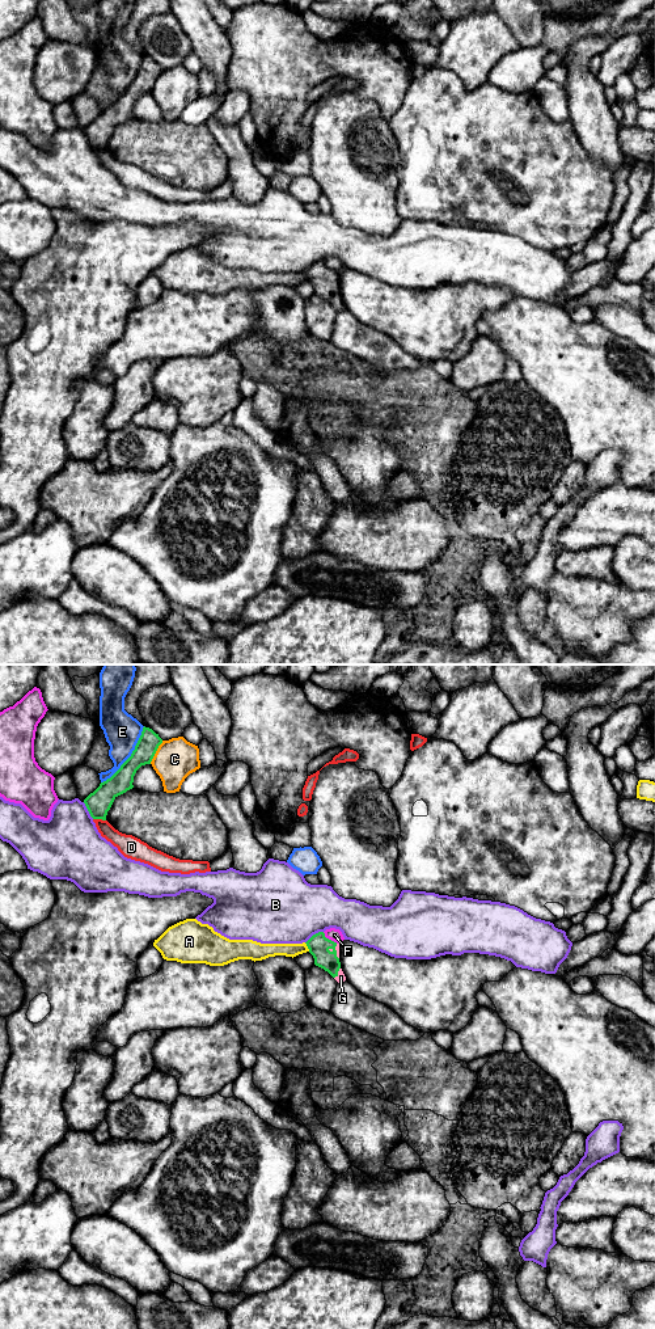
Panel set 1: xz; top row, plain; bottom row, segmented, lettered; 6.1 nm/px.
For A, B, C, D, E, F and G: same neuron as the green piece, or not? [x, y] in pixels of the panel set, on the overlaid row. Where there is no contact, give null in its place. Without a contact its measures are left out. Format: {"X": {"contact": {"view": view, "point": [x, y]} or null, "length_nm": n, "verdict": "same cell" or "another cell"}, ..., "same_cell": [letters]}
{"A": {"contact": {"view": "xz", "point": [307, 945]}, "length_nm": 70, "verdict": "another cell"}, "B": {"contact": {"view": "xz", "point": [313, 935]}, "length_nm": 130, "verdict": "another cell"}, "C": {"contact": {"view": "xz", "point": [155, 752]}, "length_nm": 170, "verdict": "another cell"}, "D": {"contact": {"view": "xz", "point": [100, 818]}, "length_nm": 80, "verdict": "another cell"}, "E": {"contact": {"view": "xz", "point": [130, 756]}, "length_nm": 440, "verdict": "another cell"}, "F": {"contact": {"view": "xz", "point": [328, 939]}, "length_nm": 120, "verdict": "another cell"}, "G": {"contact": {"view": "xz", "point": [336, 952]}, "length_nm": 100, "verdict": "same cell"}, "same_cell": ["G"]}

